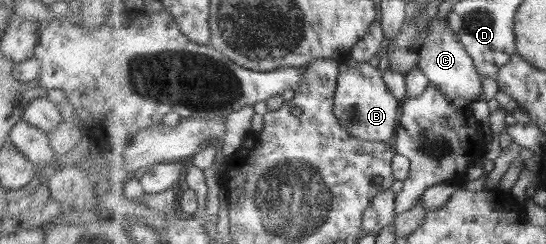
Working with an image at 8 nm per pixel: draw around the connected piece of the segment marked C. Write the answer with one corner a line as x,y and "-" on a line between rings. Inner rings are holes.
433,19
429,25
429,34
419,49
419,65
430,79
430,85
435,86
449,101
464,99
468,104
479,100
483,91
483,83
476,63
469,52
461,45
460,39
453,33
448,19

